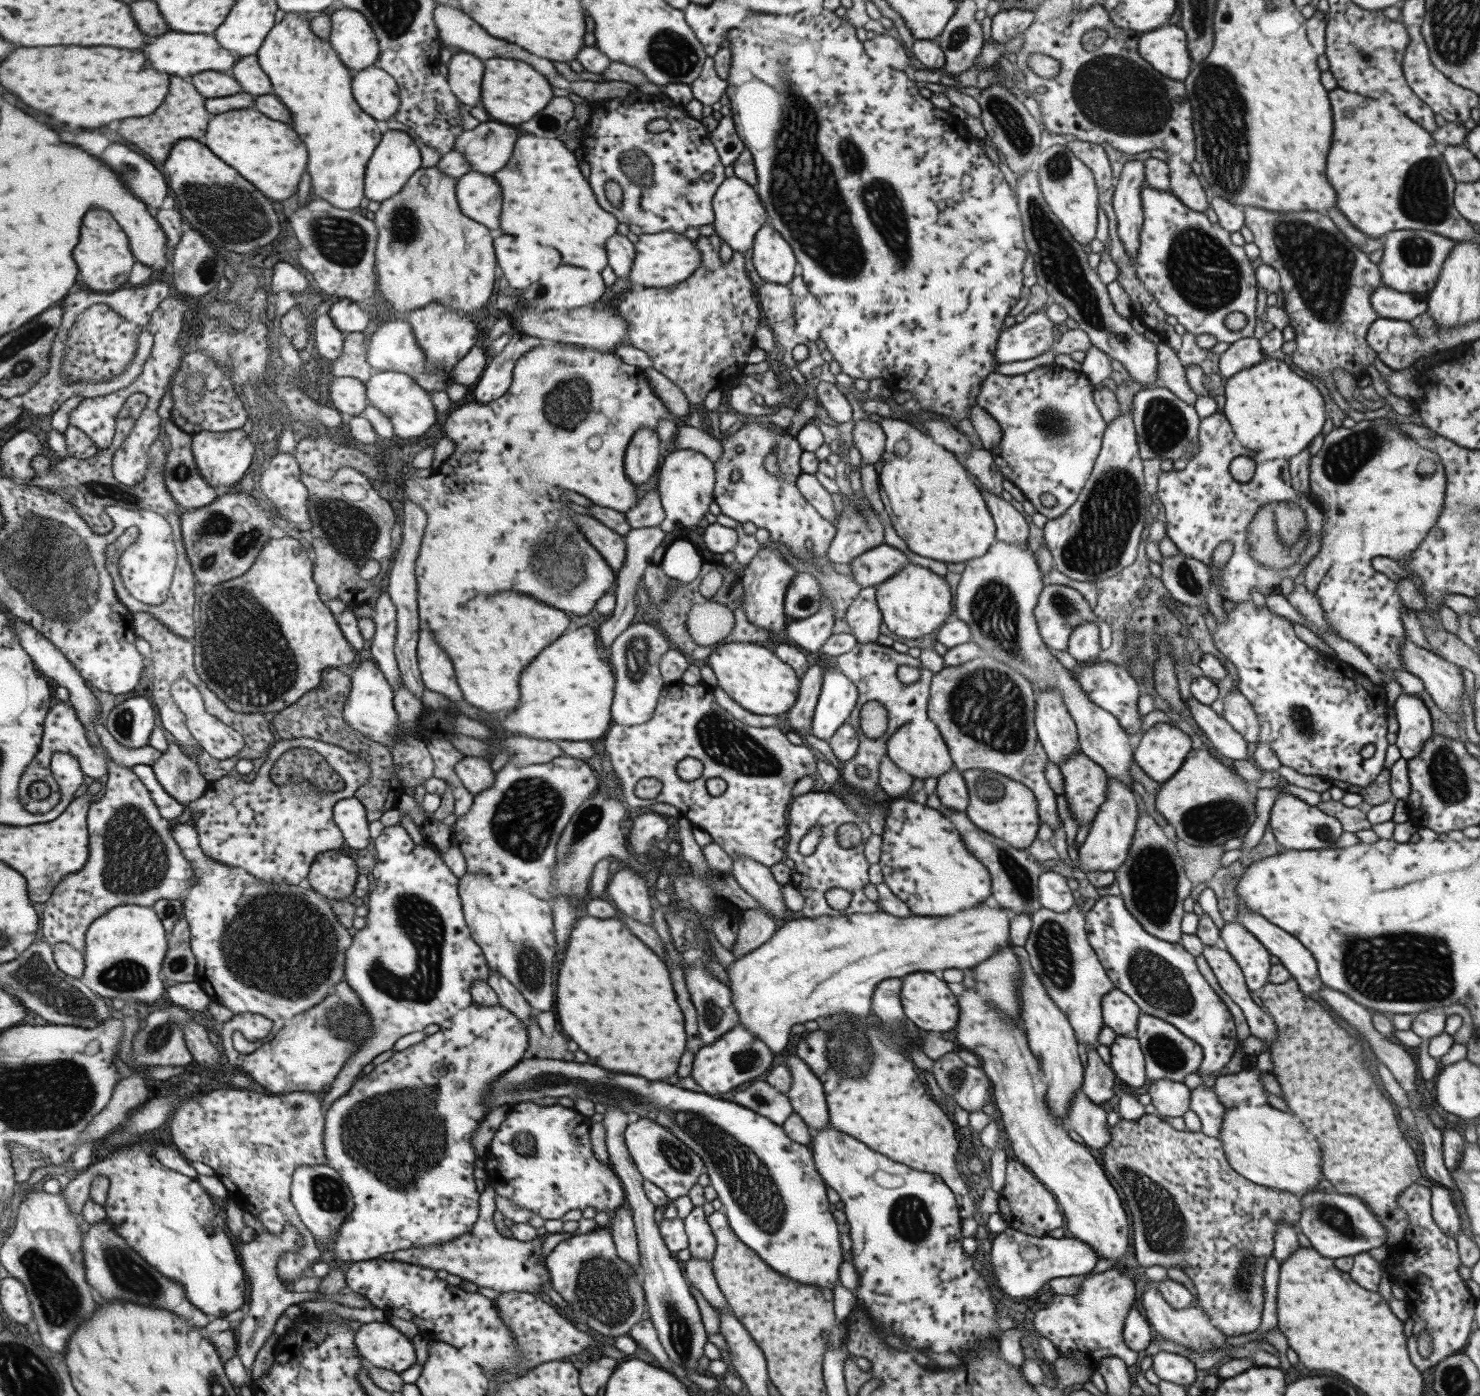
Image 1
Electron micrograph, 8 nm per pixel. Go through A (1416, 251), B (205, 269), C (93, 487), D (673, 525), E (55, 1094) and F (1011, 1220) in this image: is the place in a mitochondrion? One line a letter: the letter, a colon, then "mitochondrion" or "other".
A: mitochondrion
B: mitochondrion
C: mitochondrion
D: other
E: mitochondrion
F: other

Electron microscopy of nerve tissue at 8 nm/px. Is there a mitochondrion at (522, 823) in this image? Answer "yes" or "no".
yes

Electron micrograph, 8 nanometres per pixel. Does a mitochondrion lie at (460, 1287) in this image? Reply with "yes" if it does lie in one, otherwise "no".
no

